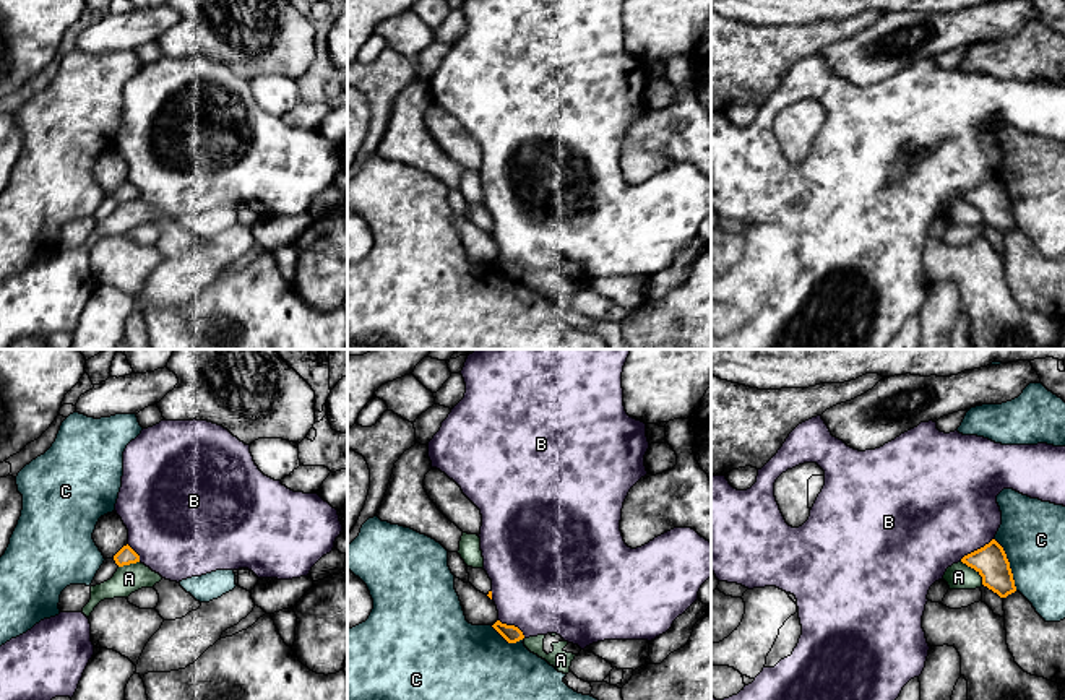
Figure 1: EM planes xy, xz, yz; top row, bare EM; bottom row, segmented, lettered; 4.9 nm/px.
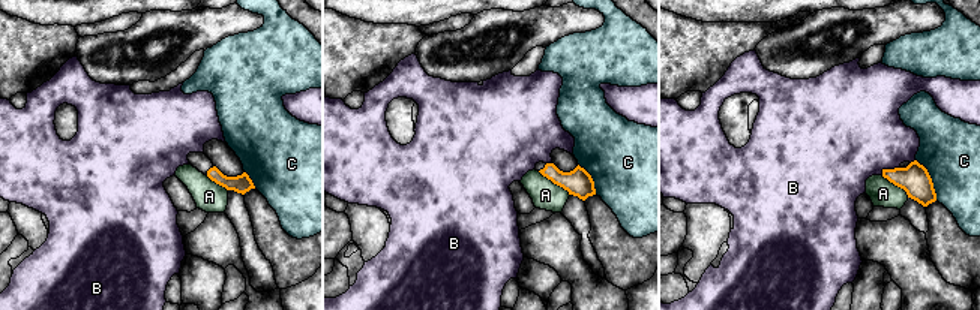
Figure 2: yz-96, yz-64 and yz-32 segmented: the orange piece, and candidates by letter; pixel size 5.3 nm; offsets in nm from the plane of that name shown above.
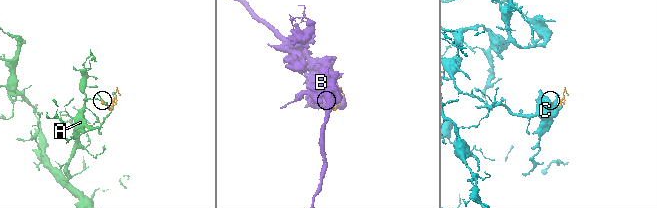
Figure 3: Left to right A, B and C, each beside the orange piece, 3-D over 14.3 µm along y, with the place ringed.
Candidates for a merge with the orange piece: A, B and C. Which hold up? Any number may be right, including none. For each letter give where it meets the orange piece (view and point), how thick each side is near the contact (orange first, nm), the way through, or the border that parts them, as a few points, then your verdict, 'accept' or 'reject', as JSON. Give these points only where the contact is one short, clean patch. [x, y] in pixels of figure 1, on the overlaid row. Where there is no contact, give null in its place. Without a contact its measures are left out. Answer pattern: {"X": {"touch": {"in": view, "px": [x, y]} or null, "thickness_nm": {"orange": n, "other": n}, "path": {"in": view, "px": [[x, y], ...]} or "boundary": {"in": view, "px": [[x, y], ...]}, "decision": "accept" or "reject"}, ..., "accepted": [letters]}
{"A": {"touch": {"in": "yz", "px": [974, 569]}, "thickness_nm": {"orange": 160, "other": 130}, "decision": "reject"}, "B": {"touch": {"in": "yz", "px": [978, 549]}, "thickness_nm": {"orange": 160, "other": 480}, "decision": "reject"}, "C": {"touch": {"in": "yz", "px": [1008, 564]}, "thickness_nm": {"orange": 160, "other": 320}, "decision": "reject"}, "accepted": []}

